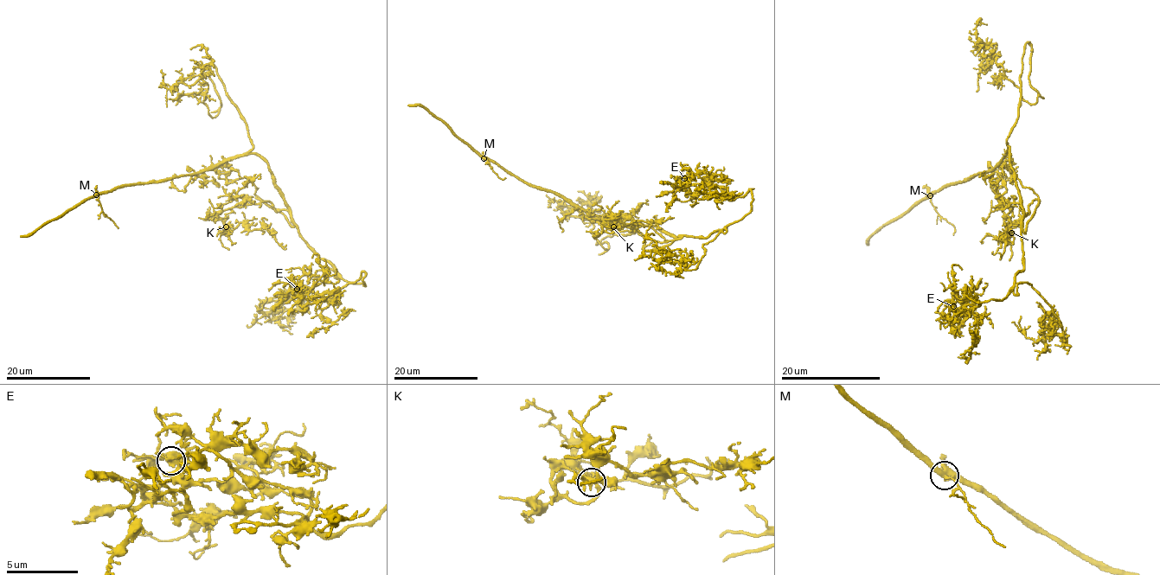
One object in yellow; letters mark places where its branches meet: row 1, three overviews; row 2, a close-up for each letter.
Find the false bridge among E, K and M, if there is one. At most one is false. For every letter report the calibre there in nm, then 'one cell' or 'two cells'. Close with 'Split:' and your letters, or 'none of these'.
E: 360 nm | one cell
K: 360 nm | one cell
M: 400 nm | one cell
Split: none of these

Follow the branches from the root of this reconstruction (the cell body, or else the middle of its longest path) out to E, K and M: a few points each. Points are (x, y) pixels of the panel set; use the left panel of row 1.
E: (276, 184), (300, 237), (342, 278), (365, 283), (360, 277), (321, 293), (311, 303), (297, 288)
K: (276, 184), (287, 209), (277, 212), (268, 201), (228, 207), (217, 214), (226, 226)
M: (276, 184), (268, 164), (261, 157), (255, 154), (240, 154), (193, 174), (148, 183), (123, 184), (96, 194)

